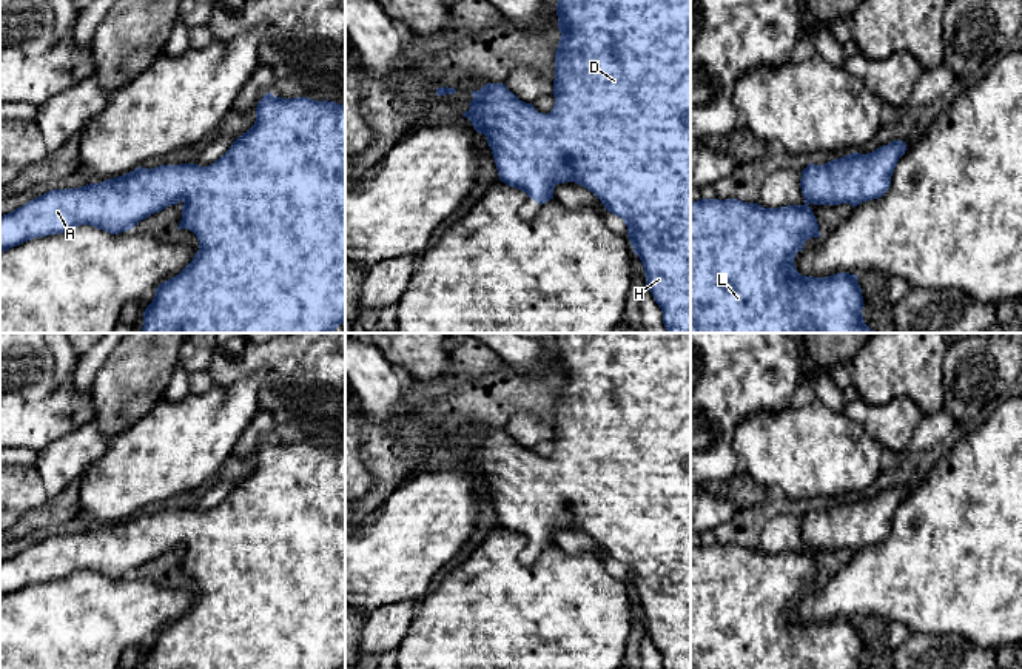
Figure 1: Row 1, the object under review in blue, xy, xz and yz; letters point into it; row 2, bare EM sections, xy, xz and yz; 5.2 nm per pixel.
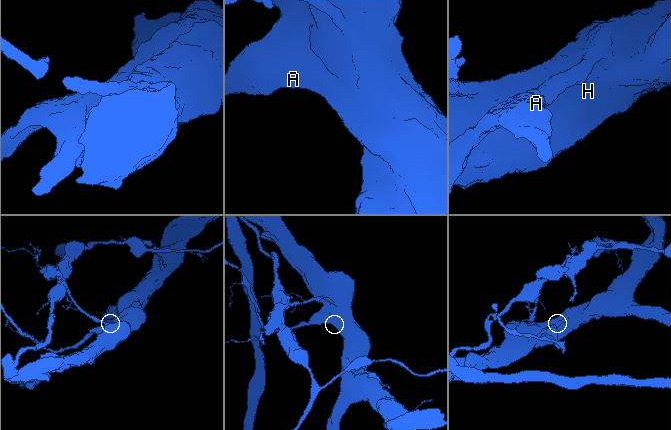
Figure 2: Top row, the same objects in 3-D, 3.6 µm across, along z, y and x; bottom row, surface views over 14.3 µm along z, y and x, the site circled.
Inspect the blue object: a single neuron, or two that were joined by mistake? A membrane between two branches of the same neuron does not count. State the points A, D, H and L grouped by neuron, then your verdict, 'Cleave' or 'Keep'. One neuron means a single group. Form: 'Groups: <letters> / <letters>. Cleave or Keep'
Groups: A D H L. Keep

